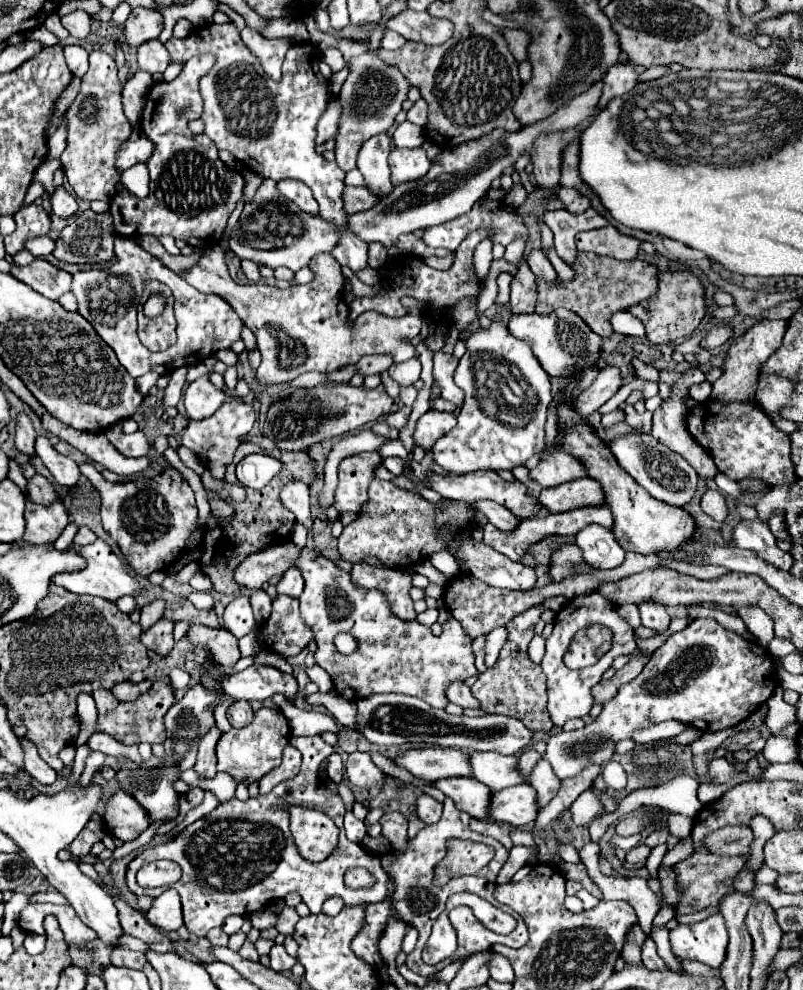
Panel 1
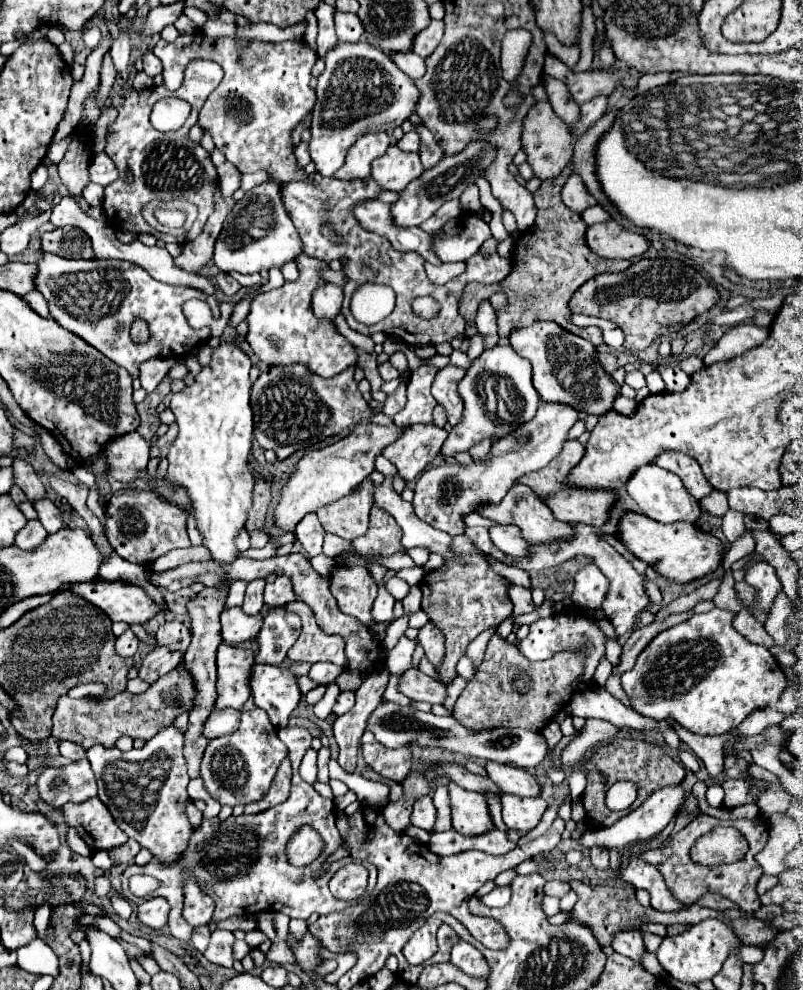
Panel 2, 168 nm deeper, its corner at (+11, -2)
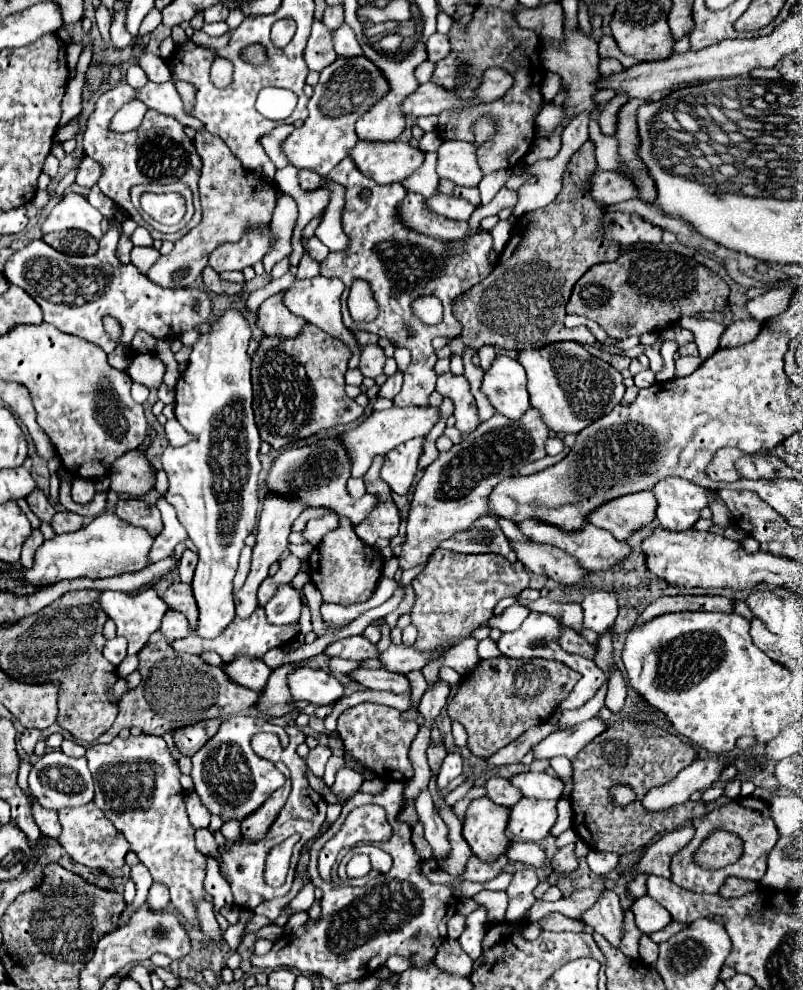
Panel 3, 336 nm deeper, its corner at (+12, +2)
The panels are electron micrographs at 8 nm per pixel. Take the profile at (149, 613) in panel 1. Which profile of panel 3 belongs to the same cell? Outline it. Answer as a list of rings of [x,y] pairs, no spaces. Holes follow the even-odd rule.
[[[114,637],[114,639],[106,641],[104,657],[118,667],[122,663],[122,659],[126,657],[126,641],[124,641],[124,637]]]

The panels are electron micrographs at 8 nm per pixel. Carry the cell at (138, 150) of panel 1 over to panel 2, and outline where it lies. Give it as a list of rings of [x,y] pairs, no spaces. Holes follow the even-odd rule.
[[[105,153],[93,157],[89,167],[89,179],[99,185],[109,185],[117,179],[117,167],[113,165],[113,161],[109,161],[109,157],[105,157]]]

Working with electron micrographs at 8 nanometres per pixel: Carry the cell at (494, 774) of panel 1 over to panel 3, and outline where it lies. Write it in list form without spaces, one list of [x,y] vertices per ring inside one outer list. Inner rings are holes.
[[[516,773],[510,777],[510,783],[522,791],[524,797],[530,799],[560,799],[562,797],[562,781],[560,777],[552,777],[548,773]]]

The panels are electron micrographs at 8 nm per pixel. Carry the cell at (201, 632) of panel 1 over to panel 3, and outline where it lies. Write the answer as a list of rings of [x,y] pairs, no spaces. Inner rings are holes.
[[[238,657],[236,661],[232,661],[232,665],[222,663],[220,667],[224,667],[224,673],[232,681],[258,693],[262,691],[262,687],[268,681],[268,675],[272,673],[272,669],[262,659],[254,659],[254,657]]]

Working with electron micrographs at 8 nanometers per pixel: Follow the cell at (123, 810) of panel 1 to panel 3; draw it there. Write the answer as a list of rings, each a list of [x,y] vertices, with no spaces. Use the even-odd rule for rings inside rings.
[[[92,801],[82,807],[60,809],[60,823],[62,835],[58,841],[76,863],[82,863],[92,869],[104,869],[106,873],[122,869],[124,855],[128,853],[128,841],[124,841],[124,835],[106,819],[106,815]]]

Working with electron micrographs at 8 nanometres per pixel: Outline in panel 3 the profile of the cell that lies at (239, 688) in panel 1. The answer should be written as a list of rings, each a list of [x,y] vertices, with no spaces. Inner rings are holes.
[[[298,667],[288,673],[288,689],[292,701],[310,701],[316,705],[328,705],[344,695],[342,683],[322,669]]]

